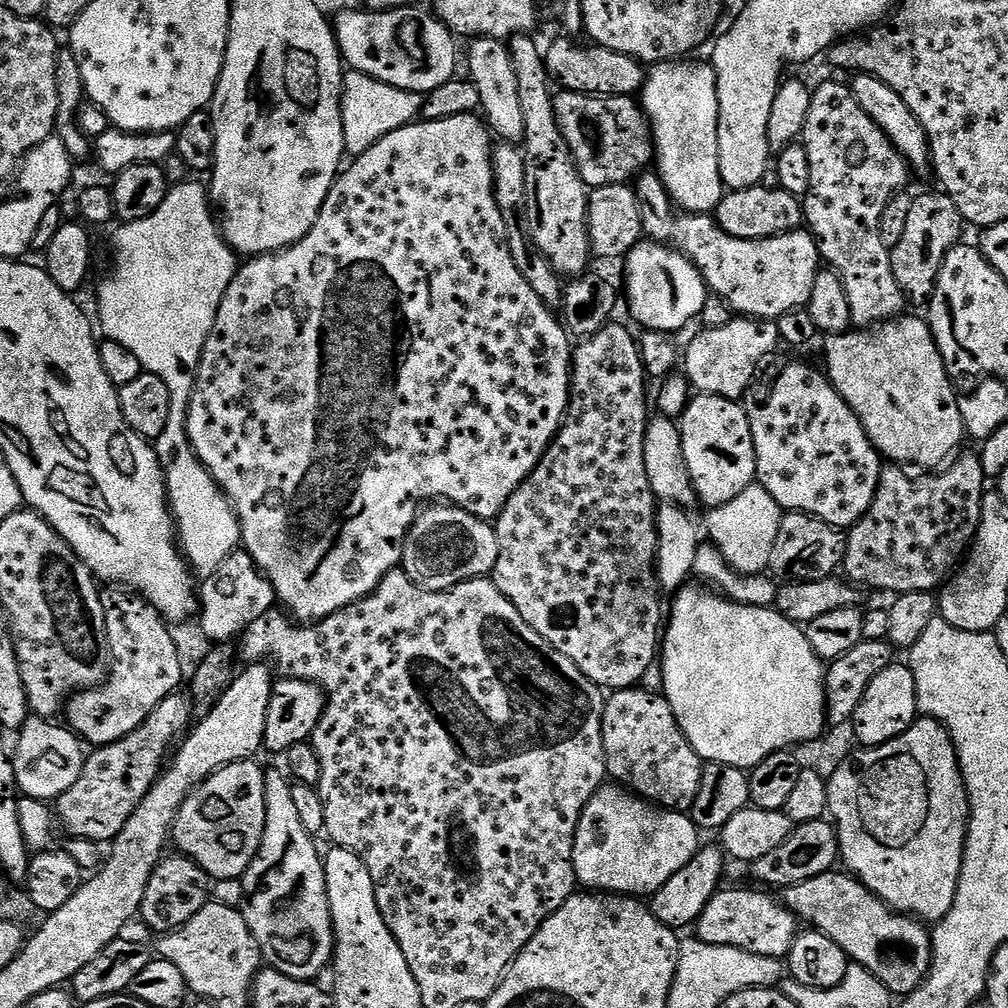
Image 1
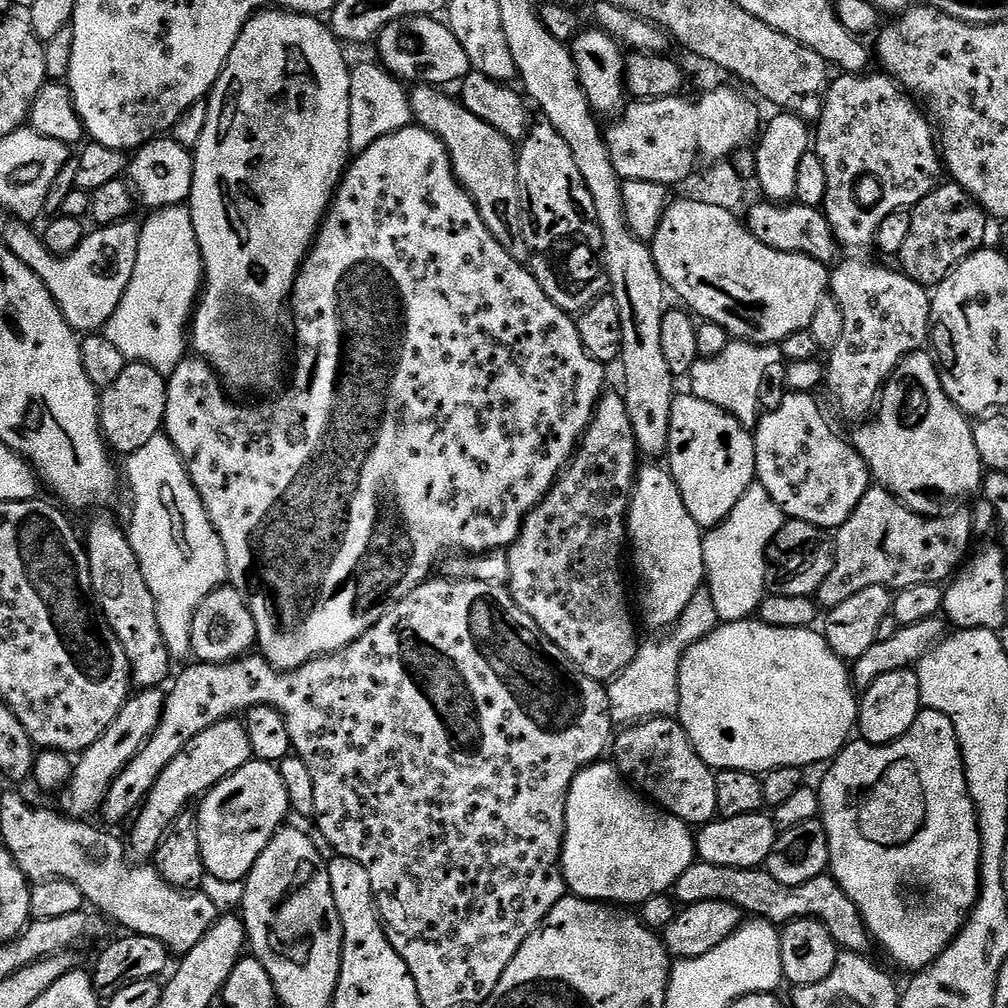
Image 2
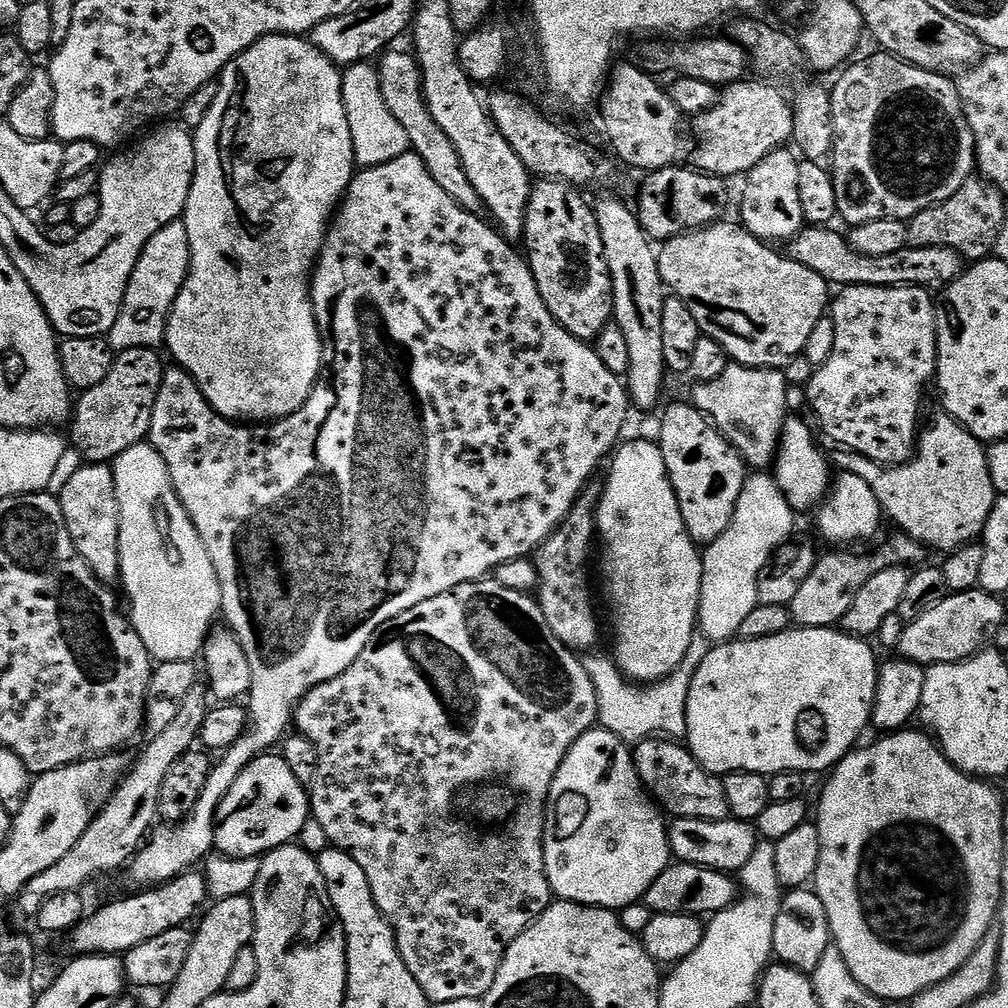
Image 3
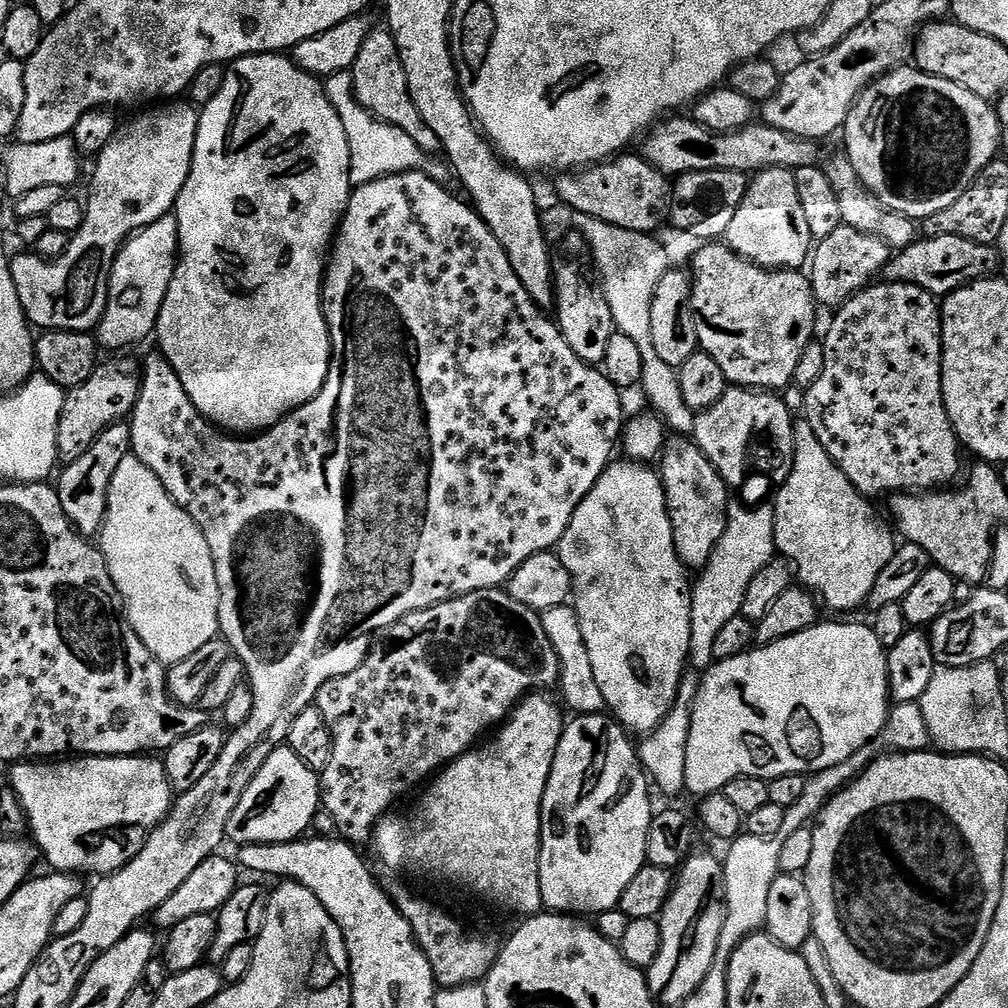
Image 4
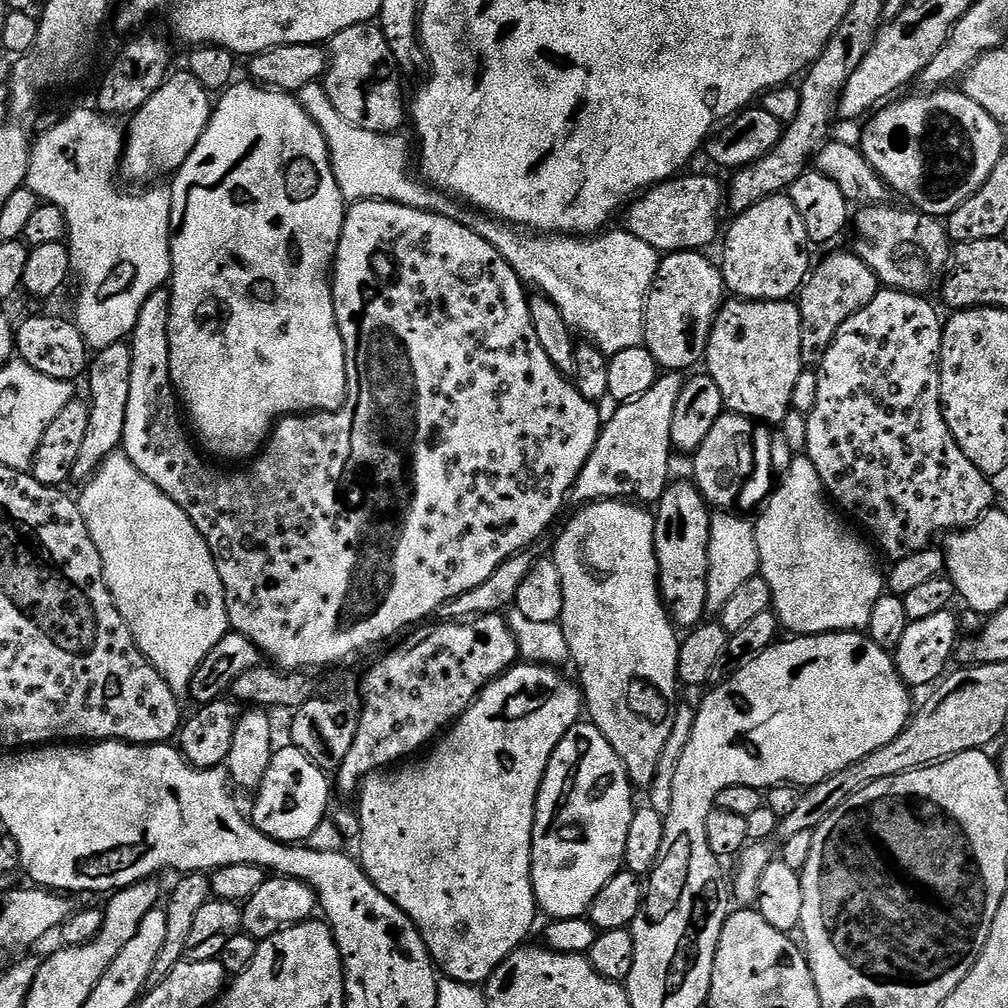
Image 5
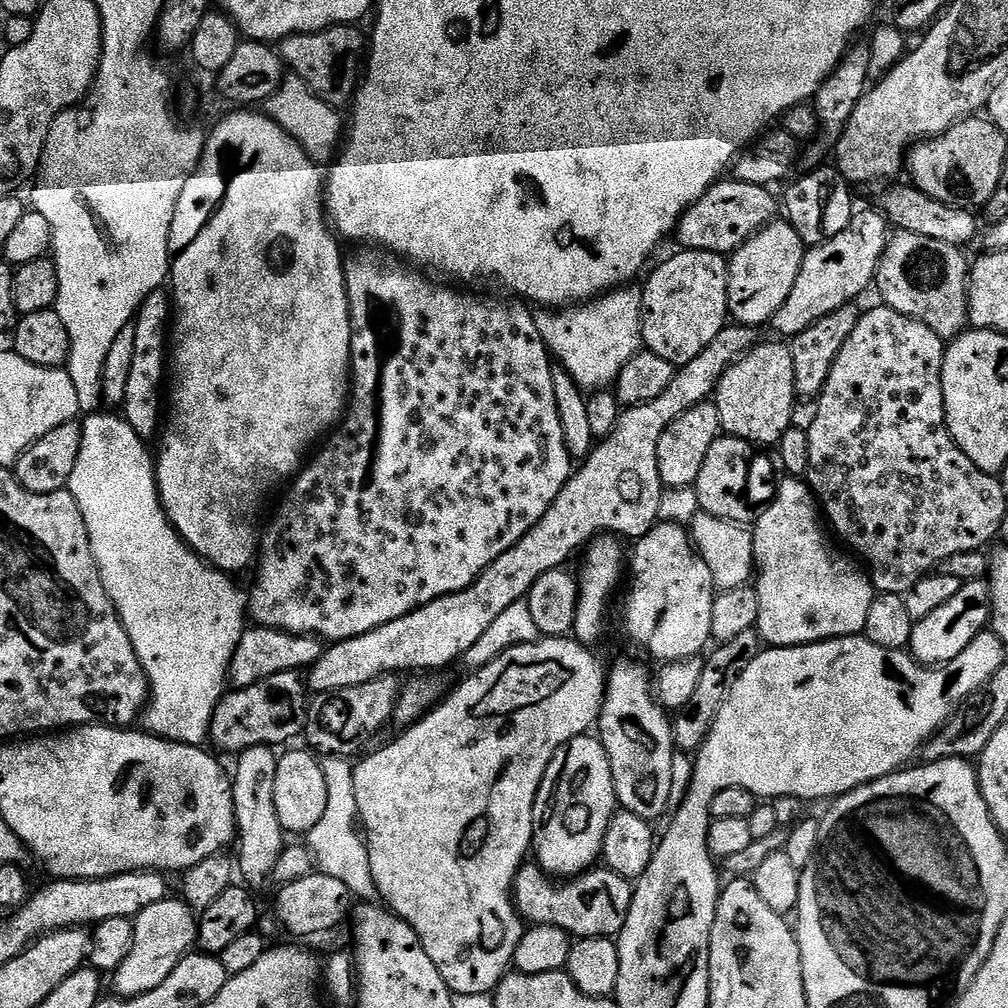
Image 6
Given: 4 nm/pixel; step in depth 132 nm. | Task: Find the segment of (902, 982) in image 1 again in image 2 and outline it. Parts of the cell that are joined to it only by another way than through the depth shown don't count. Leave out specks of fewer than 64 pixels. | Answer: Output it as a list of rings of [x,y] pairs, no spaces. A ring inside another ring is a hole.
[[[693,862],[686,874],[678,878],[674,896],[684,906],[698,902],[730,902],[738,906],[741,913],[769,920],[773,926],[783,926],[795,920],[817,920],[826,926],[826,930],[830,930],[841,949],[861,954],[869,951],[870,937],[860,911],[830,874],[810,878],[810,882],[802,882],[802,886],[782,886],[782,882],[778,882],[778,878],[774,878],[763,867],[731,868]]]

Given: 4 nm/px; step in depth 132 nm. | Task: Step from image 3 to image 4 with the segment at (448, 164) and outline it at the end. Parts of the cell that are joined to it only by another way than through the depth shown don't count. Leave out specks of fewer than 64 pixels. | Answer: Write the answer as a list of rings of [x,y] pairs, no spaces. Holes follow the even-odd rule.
[[[373,30],[366,42],[358,50],[358,58],[350,69],[354,82],[354,94],[360,105],[372,116],[378,117],[384,124],[398,126],[413,142],[418,142],[420,149],[426,154],[441,151],[440,142],[433,130],[422,120],[421,114],[411,101],[407,90],[406,73],[399,60],[398,47],[387,30]]]

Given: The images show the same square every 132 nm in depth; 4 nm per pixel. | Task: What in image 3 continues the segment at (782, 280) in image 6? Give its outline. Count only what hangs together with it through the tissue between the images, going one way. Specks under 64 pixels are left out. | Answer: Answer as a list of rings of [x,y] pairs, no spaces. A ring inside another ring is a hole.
[[[795,151],[772,152],[758,166],[746,173],[748,185],[744,188],[744,201],[740,204],[739,223],[750,234],[765,242],[787,242],[806,227],[802,214],[802,202],[798,202],[798,166],[800,160]]]

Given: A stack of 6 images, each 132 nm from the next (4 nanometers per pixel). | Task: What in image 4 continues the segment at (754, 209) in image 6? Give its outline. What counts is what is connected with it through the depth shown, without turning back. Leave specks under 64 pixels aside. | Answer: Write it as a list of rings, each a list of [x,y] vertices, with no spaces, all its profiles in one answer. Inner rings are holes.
[[[632,154],[613,156],[602,164],[557,179],[559,203],[590,218],[610,222],[610,226],[622,226],[622,230],[655,233],[655,228],[665,223],[670,207],[669,177],[663,176],[643,155],[628,155]]]

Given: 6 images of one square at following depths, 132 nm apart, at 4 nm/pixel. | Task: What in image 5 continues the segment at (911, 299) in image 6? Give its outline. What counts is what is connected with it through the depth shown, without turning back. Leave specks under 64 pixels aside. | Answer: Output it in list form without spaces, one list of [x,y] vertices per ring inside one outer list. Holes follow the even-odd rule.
[[[885,202],[864,206],[855,213],[854,228],[866,243],[858,248],[858,255],[874,270],[884,288],[896,288],[899,292],[928,294],[941,283],[954,248],[948,239],[947,227],[937,217],[927,216],[911,207],[891,208]]]

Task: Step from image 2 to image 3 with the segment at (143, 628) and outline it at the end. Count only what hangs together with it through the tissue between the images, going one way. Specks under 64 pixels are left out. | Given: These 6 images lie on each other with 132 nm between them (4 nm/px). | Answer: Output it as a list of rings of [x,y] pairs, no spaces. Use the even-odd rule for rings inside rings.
[[[85,463],[84,468],[80,468],[64,485],[61,486],[60,492],[58,491],[58,499],[62,506],[62,514],[66,522],[66,530],[70,530],[70,538],[74,542],[74,546],[78,550],[78,554],[90,566],[90,570],[96,575],[103,584],[109,586],[116,586],[120,584],[120,555],[118,554],[118,534],[120,533],[120,507],[118,506],[118,498],[116,497],[116,487],[114,486],[114,474],[108,464],[89,464]]]

